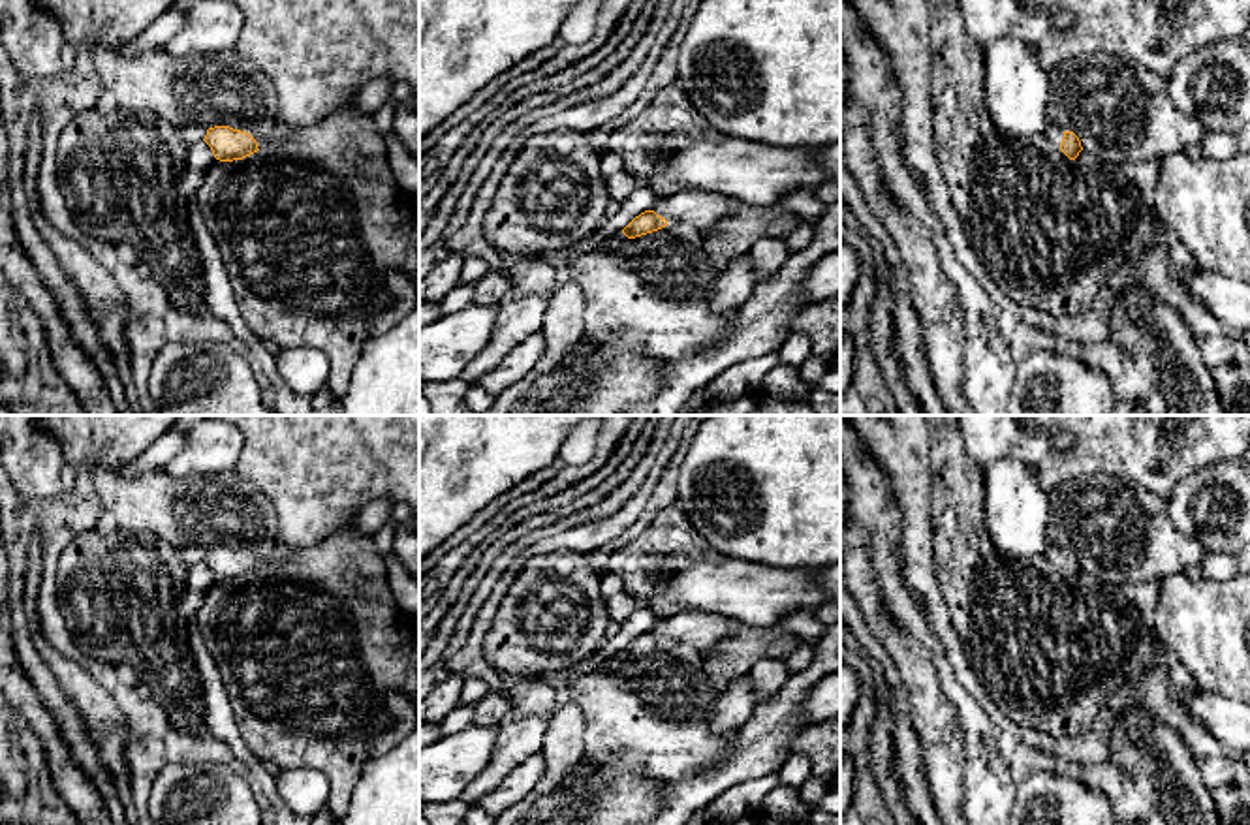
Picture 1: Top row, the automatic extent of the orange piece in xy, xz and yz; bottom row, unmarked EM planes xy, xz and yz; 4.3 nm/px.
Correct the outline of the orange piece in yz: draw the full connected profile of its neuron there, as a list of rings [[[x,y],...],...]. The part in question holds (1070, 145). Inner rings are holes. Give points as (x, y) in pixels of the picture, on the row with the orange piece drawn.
[[[1047,124],[1043,137],[1056,145],[1070,160],[1075,160],[1083,150],[1081,141],[1073,132],[1062,132],[1053,124]]]

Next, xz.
[[[684,190],[669,197],[658,197],[652,210],[635,216],[622,233],[635,239],[667,226],[669,218],[680,218],[694,227],[707,231],[724,216],[744,203],[709,192]]]

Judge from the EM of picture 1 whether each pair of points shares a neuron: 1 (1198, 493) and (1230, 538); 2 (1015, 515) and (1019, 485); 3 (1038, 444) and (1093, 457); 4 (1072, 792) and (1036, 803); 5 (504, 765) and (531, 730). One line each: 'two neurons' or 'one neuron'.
1: one neuron
2: one neuron
3: two neurons
4: one neuron
5: one neuron

